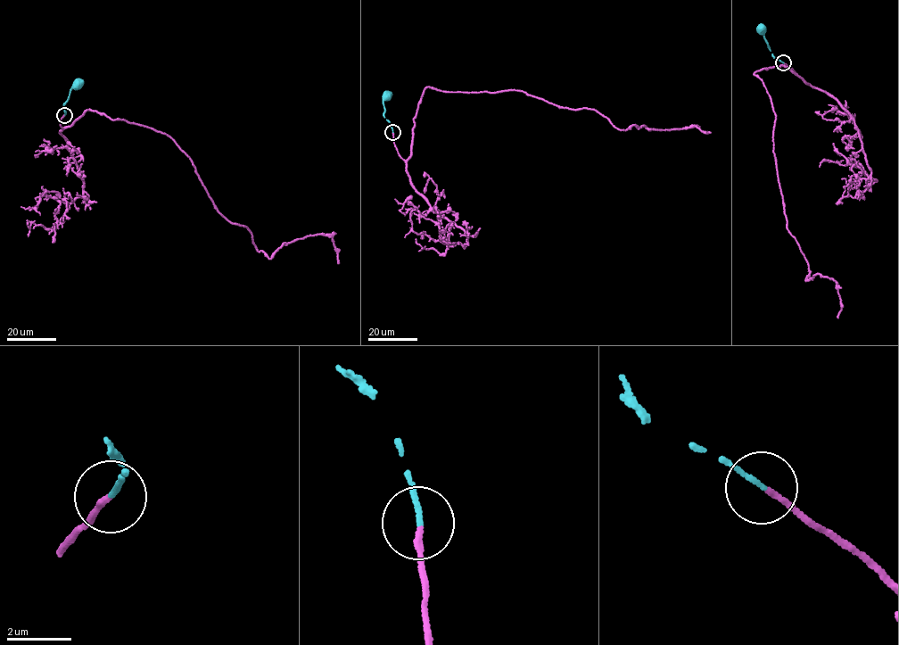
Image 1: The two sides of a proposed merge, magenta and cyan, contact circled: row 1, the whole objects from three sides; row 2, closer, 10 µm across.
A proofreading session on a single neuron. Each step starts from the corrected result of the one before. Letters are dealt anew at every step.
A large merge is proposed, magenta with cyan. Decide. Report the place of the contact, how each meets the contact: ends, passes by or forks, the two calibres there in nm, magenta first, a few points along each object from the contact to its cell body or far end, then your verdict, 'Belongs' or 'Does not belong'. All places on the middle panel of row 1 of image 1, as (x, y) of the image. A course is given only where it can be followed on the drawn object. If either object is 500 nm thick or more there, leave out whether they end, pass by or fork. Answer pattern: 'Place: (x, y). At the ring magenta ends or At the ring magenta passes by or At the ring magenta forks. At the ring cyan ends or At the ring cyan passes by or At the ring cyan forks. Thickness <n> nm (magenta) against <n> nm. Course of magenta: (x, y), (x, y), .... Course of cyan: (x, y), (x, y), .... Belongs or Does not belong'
Place: (392, 132). At the ring magenta ends. At the ring cyan ends. Thickness 170 nm (magenta) against 140 nm. Course of magenta: (393, 132), (408, 160), (427, 86), (520, 90), (594, 109), (622, 129), (709, 132). Course of cyan: (393, 132), (383, 115), (383, 103), (386, 96). Belongs

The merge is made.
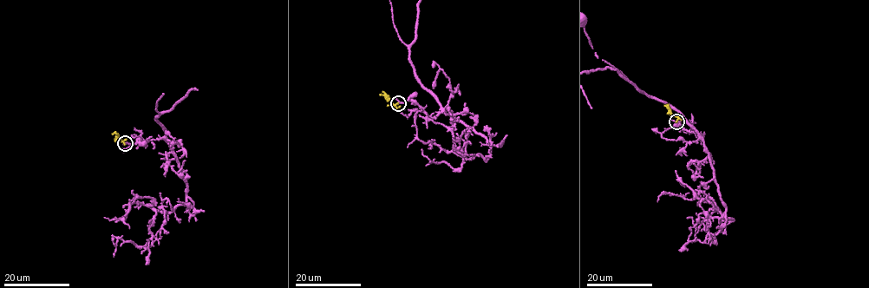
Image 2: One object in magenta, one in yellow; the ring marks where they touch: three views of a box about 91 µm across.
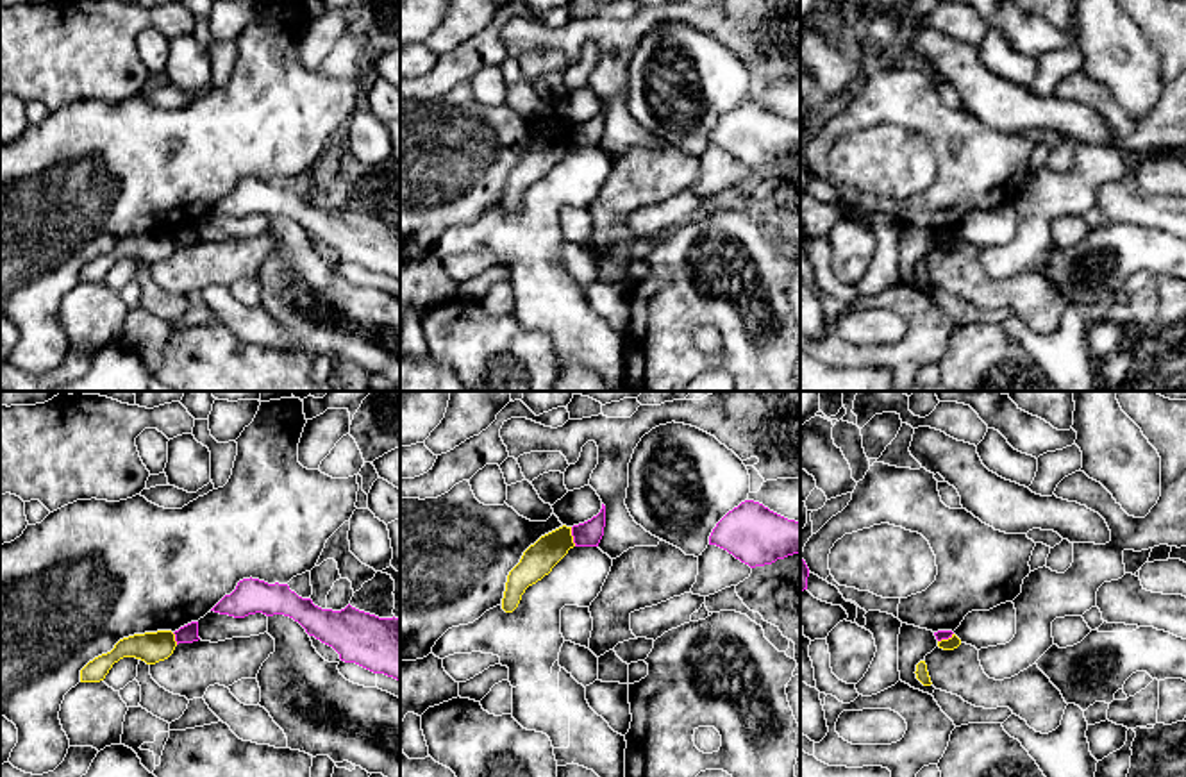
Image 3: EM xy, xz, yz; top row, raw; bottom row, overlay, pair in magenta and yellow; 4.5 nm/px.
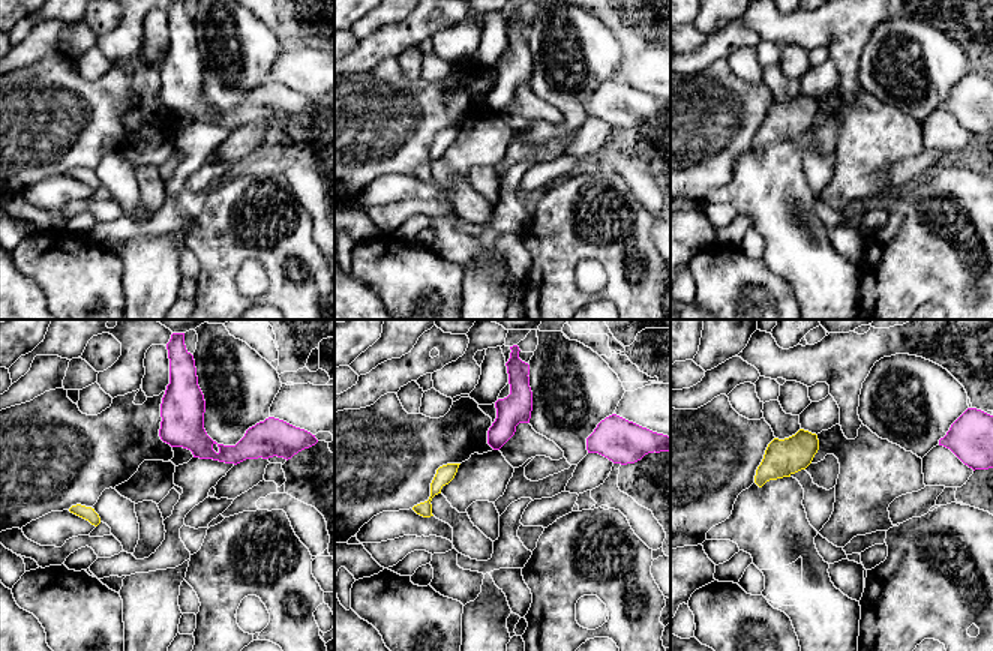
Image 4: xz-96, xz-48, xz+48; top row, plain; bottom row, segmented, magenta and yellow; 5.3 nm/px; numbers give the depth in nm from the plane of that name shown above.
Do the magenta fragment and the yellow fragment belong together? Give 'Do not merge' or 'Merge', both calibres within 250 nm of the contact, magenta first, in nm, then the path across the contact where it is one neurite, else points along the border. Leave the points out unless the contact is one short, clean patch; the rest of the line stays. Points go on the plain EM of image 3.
Do not merge. Thickness 120 nm (magenta) against 150 nm. Boundary: xz (570, 127), (576, 145)

